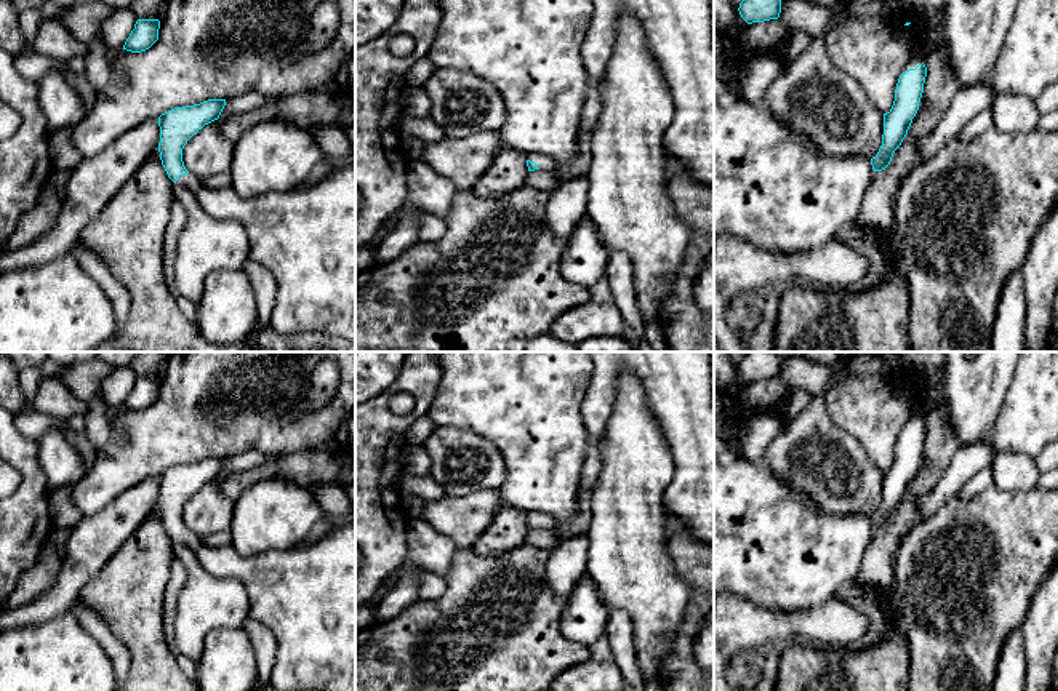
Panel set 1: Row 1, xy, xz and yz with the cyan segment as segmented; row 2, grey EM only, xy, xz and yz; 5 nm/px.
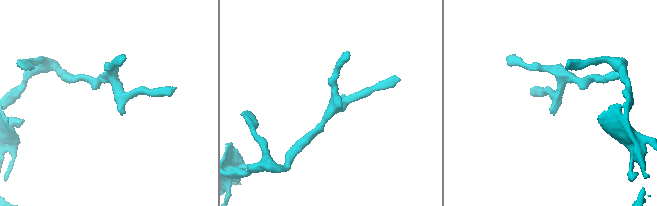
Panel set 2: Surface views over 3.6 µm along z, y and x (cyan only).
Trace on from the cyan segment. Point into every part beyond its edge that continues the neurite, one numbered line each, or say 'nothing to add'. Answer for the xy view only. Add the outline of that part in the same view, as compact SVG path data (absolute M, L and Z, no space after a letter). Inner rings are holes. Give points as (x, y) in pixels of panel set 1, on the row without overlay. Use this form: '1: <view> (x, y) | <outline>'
1: xy (304, 595) | M335 523L314 544L301 544L288 550L267 550L251 557L240 555L234 545L213 549L187 531L178 542L186 544L200 566L218 577L242 582L250 600L248 619L266 625L277 641L277 654L271 686L277 691L355 691L355 523Z

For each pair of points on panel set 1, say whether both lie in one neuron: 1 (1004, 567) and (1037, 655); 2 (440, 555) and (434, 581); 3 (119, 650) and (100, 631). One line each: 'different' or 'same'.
1: different
2: different
3: same

